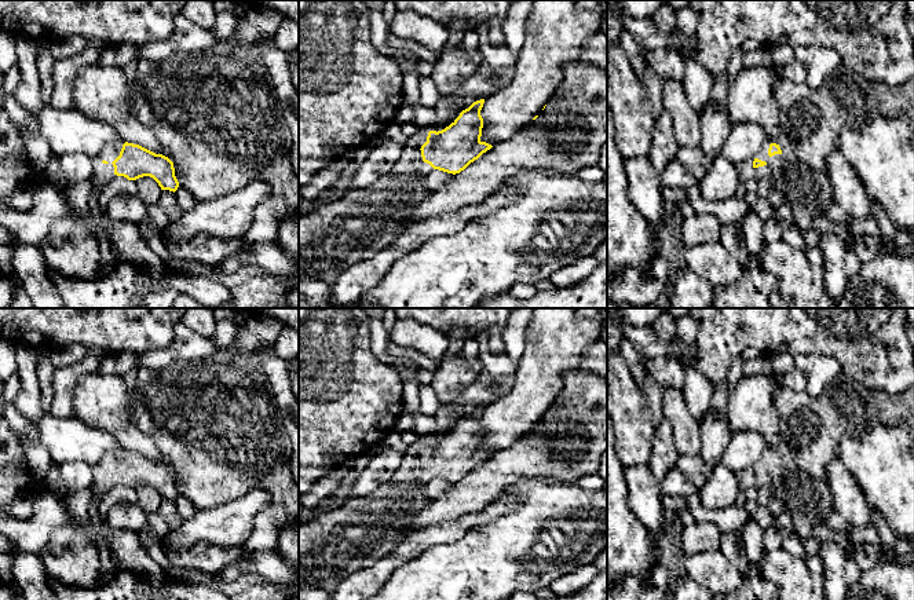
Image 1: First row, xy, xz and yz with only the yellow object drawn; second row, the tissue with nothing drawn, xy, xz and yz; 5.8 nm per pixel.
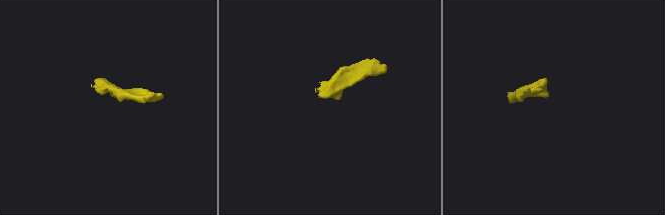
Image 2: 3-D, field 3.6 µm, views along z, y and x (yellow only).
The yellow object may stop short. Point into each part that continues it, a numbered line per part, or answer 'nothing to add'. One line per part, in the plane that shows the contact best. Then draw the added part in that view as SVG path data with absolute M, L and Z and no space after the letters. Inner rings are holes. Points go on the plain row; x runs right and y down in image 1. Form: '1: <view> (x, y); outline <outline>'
1: xy (102, 482); outline M105 454L96 465L92 465L92 484L89 486L89 491L99 502L117 486L111 471L120 464L120 460L114 454Z

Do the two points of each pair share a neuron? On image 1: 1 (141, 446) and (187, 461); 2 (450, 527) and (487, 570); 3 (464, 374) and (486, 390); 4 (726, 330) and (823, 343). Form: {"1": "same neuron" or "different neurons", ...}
{"1": "different neurons", "2": "different neurons", "3": "different neurons", "4": "same neuron"}

